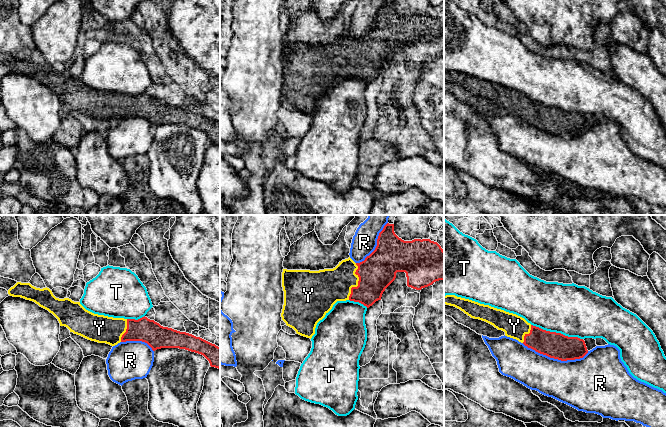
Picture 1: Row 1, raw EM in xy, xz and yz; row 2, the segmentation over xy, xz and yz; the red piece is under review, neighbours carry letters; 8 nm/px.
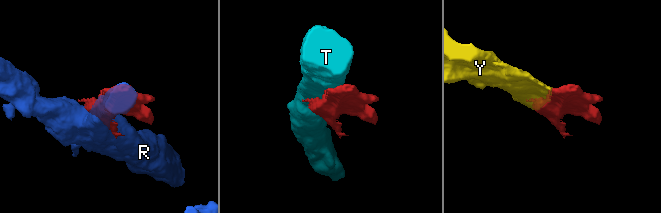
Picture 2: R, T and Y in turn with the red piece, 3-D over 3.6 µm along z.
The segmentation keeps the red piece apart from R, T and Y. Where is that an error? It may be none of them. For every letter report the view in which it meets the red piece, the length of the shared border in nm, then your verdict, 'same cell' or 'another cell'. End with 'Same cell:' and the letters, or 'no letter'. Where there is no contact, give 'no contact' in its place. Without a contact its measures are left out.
R: yz | 550 nm | another cell
T: yz | 440 nm | another cell
Y: xz | 300 nm | same cell
Same cell: Y

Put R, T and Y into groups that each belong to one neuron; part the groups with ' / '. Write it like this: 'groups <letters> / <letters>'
groups R / T / Y

